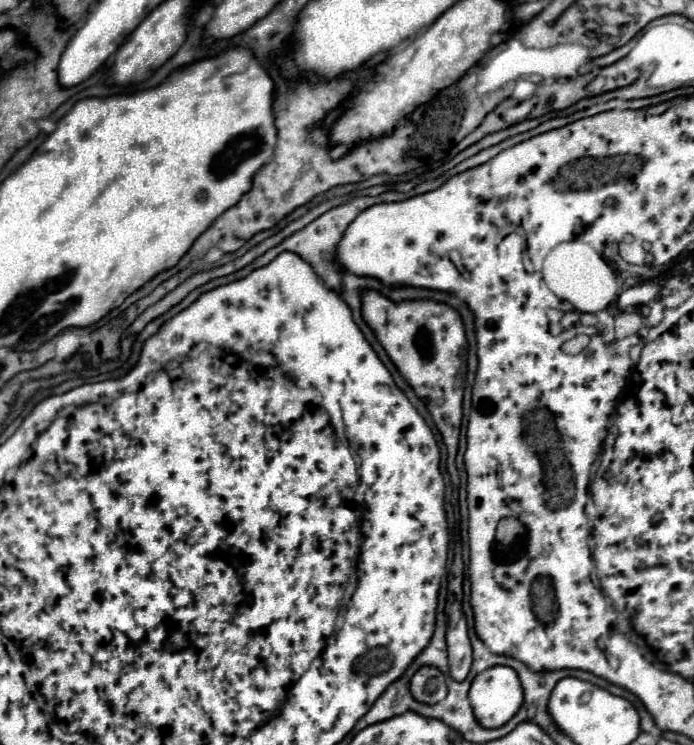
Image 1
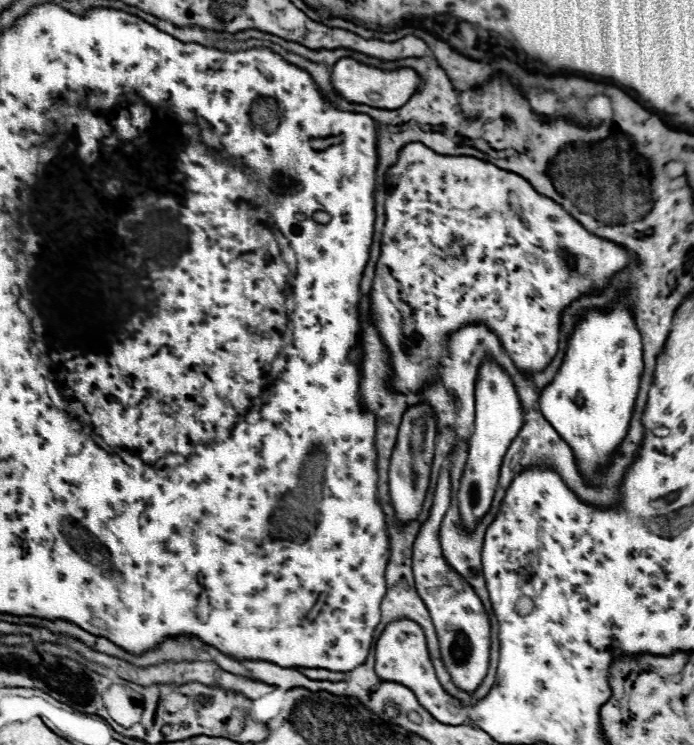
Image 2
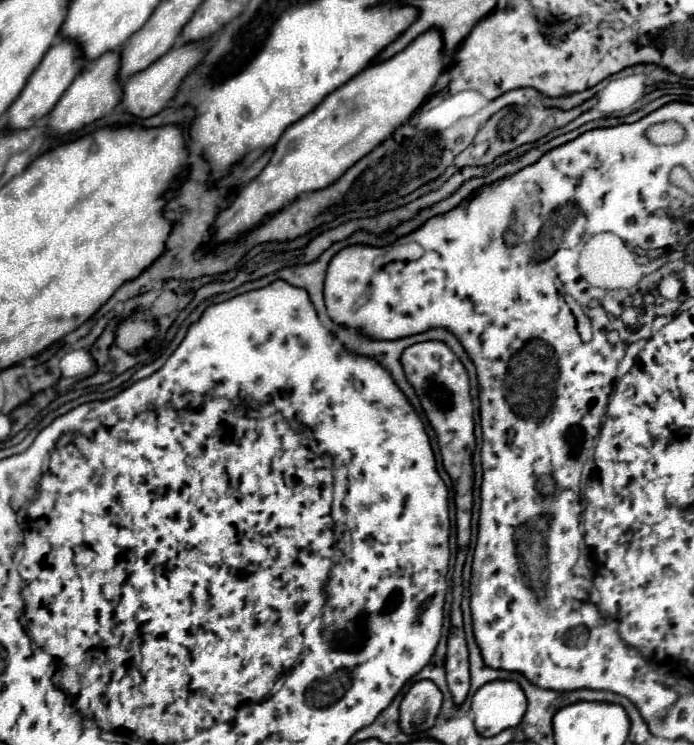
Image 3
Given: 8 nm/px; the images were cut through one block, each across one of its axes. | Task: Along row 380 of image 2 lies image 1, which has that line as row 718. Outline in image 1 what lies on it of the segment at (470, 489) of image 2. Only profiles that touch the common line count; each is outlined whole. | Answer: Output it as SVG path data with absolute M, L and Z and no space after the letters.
M508 666L488 668L476 676L468 698L476 720L484 728L504 726L524 704L520 680Z

